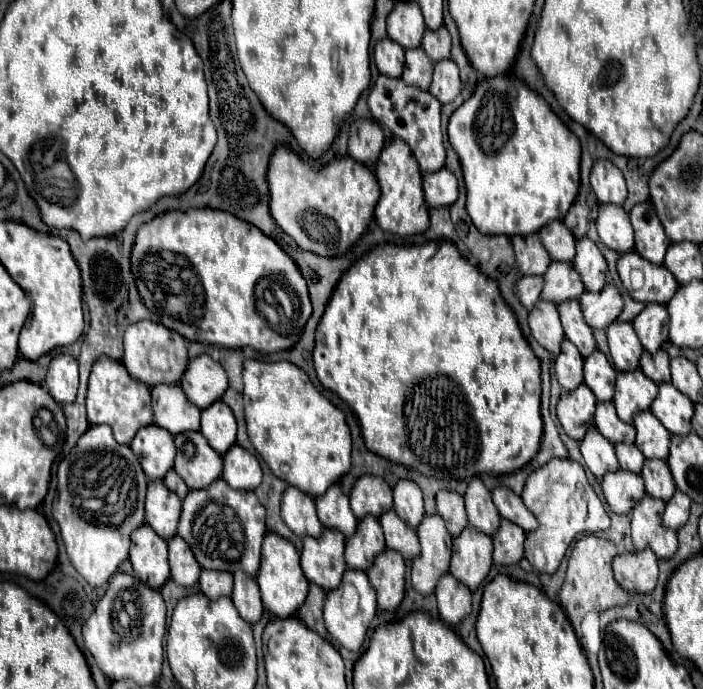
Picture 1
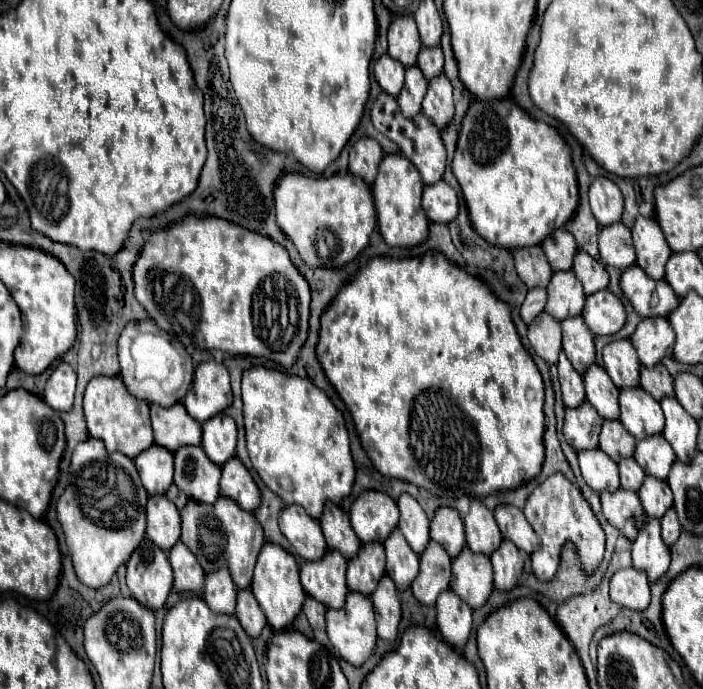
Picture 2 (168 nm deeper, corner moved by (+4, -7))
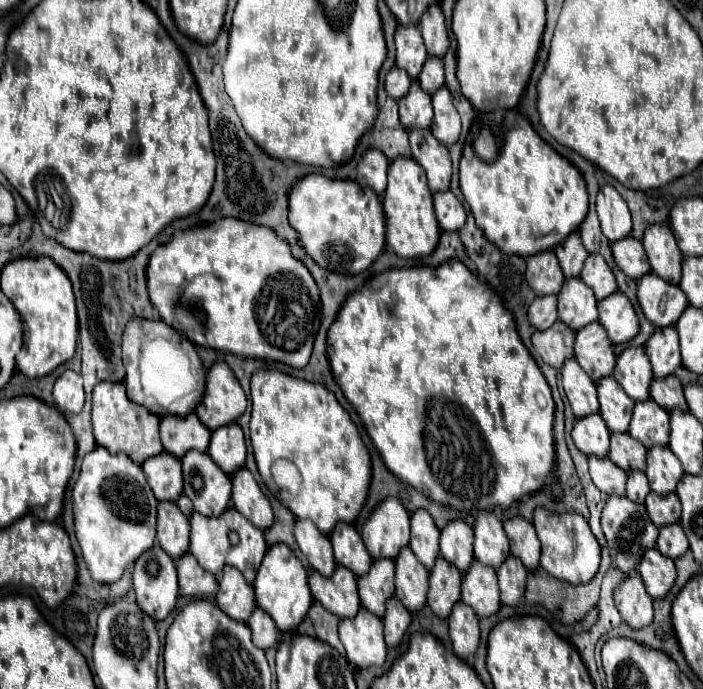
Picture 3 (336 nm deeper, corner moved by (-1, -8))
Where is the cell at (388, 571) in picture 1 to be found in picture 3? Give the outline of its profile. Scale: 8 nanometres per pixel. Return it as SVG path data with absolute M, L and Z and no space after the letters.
M392 597L386 605L386 615L384 615L384 635L388 647L396 647L402 643L410 619L412 619L410 611L396 597Z

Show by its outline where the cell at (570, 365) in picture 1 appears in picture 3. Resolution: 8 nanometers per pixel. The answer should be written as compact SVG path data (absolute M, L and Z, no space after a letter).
M568 359L562 367L562 385L566 399L578 419L592 415L600 409L596 383L580 369L576 359Z

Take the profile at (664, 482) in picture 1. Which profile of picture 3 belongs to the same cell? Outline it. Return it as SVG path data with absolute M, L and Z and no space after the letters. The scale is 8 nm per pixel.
M650 493L646 497L646 509L648 509L648 515L650 515L650 519L654 521L656 527L678 523L680 505L678 505L678 495L676 493L670 493L666 497Z

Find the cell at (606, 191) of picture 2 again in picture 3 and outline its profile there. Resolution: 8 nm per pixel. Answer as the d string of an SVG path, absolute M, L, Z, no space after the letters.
M604 185L598 191L596 209L598 209L602 233L610 243L620 241L630 235L632 219L630 219L628 205L612 185Z

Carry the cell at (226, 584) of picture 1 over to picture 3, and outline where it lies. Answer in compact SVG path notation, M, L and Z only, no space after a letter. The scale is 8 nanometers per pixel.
M226 567L220 575L220 589L216 593L218 607L232 619L244 621L254 611L256 599L254 589L244 581L244 577L234 567Z

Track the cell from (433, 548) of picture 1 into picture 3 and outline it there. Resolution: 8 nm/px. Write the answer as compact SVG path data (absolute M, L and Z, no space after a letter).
M438 557L434 569L430 571L428 605L440 619L446 619L450 615L450 609L458 603L460 581L462 581L462 575L458 573L458 569L450 565L446 559Z

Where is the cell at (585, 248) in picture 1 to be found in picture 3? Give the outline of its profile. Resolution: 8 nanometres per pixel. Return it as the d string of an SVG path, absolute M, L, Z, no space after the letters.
M590 255L584 263L584 271L580 275L580 279L594 289L596 293L596 299L602 301L606 299L610 293L614 293L618 287L616 287L616 279L614 279L614 273L612 269L606 265L606 261L598 255Z

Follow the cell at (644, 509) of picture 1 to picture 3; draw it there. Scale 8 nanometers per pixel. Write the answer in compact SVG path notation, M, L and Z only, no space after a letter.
M658 549L646 551L640 567L640 577L652 599L662 599L672 589L676 579L676 567L670 557L664 557Z

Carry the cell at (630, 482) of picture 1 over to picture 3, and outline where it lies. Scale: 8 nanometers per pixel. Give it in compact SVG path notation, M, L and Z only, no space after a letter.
M612 495L602 511L602 531L604 537L608 541L608 549L610 549L610 557L614 561L614 565L622 571L622 573L630 573L632 569L638 567L638 561L642 561L642 553L646 553L646 549L652 549L656 545L656 537L658 537L658 527L650 521L646 507L642 503L634 503L628 497L616 497Z

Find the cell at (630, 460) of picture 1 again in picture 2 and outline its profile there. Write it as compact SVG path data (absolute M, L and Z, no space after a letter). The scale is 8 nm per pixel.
M633 458L619 460L617 466L619 466L619 476L621 476L621 488L637 492L637 490L641 488L643 478L645 478L643 468L641 468Z

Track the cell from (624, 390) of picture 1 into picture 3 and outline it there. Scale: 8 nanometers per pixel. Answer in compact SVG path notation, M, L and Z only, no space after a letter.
M636 401L628 433L640 441L646 449L666 447L670 437L670 417L656 401Z

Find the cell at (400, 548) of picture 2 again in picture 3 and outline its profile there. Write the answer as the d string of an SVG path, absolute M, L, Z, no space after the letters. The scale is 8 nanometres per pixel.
M406 547L396 559L396 597L412 613L426 605L428 593L428 569L420 565L414 553Z

